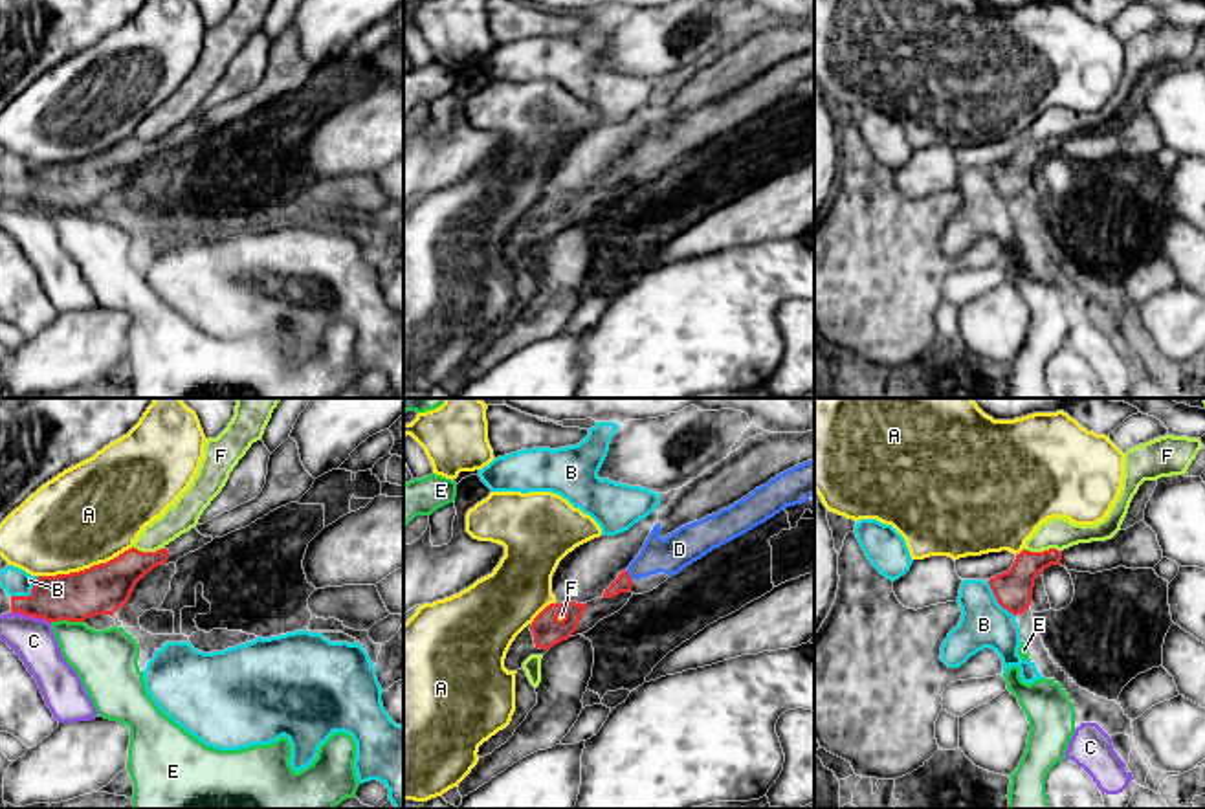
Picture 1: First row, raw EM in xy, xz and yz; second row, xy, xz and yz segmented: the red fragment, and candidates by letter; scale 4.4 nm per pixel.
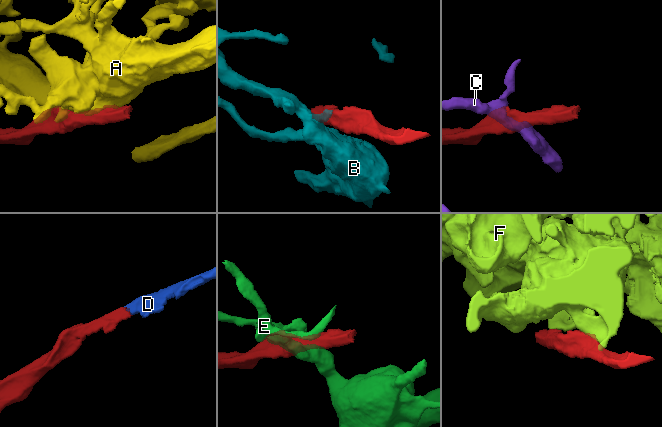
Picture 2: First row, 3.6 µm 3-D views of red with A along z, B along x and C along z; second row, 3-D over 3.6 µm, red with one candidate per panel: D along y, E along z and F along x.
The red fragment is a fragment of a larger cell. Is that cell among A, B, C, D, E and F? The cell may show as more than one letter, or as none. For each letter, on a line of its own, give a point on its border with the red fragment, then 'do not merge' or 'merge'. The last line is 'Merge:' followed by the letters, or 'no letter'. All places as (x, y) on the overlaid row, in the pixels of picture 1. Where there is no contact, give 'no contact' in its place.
A: contact xy (76, 573); do not merge
B: contact yz (996, 598); do not merge
C: contact xy (32, 615); do not merge
D: contact xz (630, 576); merge
E: contact xy (66, 619); do not merge
F: contact yz (1044, 551); do not merge
Merge: D

